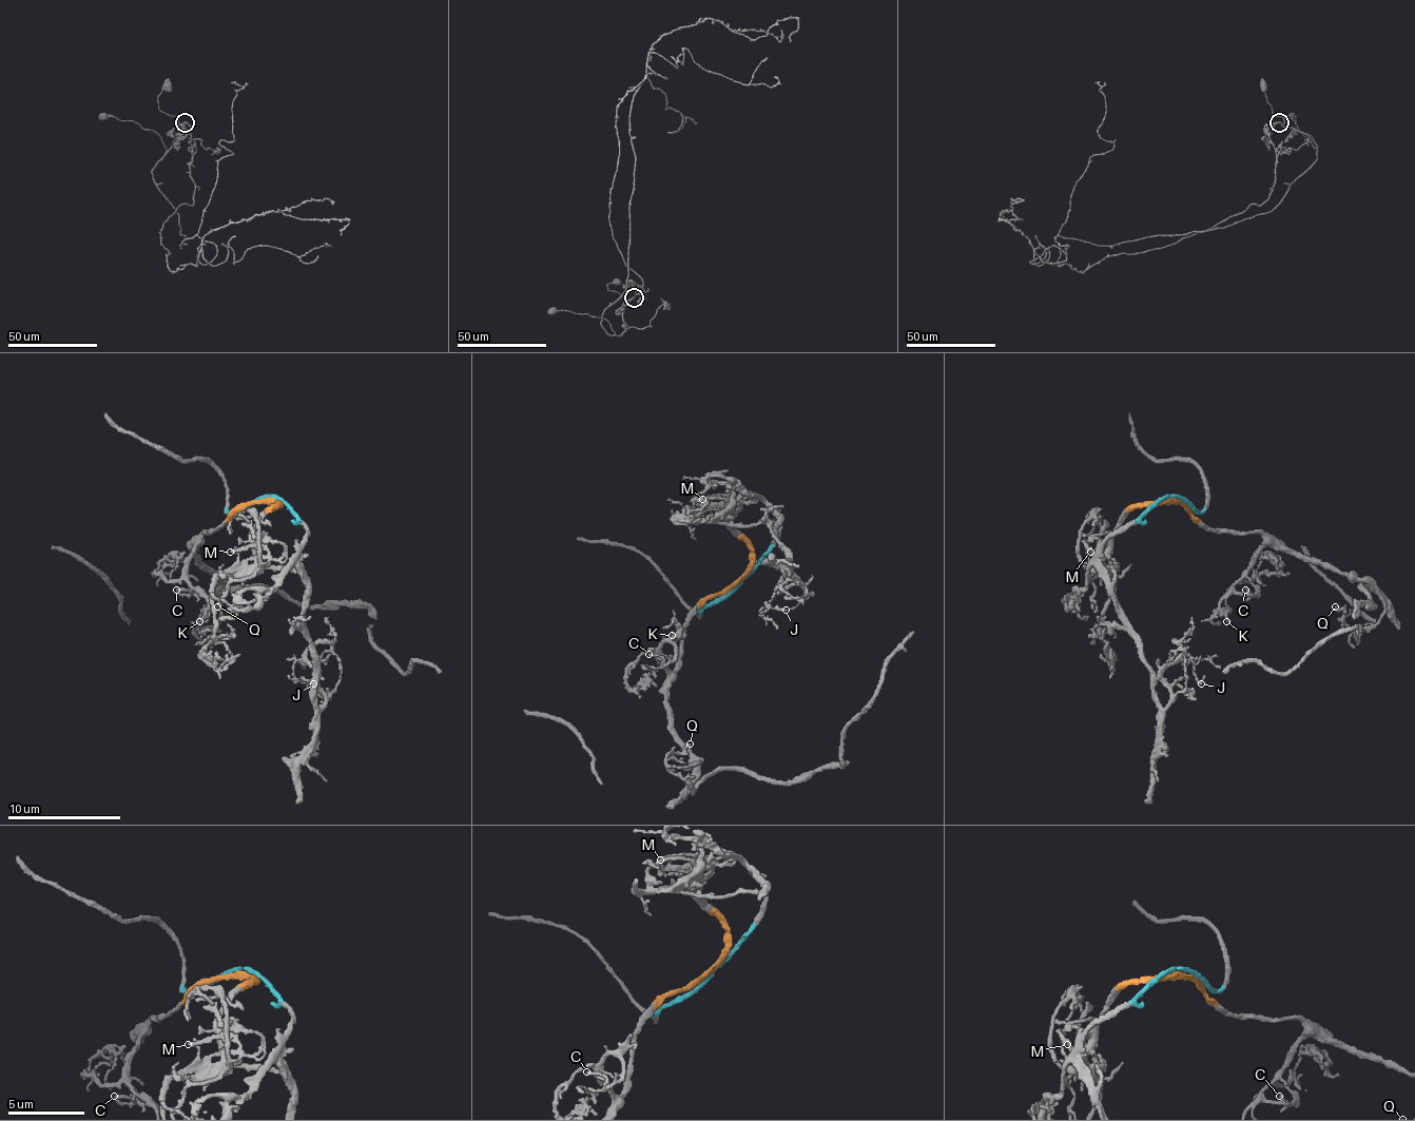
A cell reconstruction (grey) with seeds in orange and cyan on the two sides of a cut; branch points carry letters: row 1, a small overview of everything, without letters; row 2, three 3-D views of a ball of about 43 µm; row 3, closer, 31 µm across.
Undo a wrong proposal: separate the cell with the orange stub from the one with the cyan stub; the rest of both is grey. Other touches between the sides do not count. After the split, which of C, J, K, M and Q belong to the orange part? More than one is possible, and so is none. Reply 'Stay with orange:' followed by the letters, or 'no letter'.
Stay with orange: C, K, M, Q

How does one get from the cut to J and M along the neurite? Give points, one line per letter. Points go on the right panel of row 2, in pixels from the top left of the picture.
J: (1173, 497), (1122, 525), (1102, 547), (1102, 576), (1139, 655), (1161, 672), (1193, 663), (1201, 683)
M: (1173, 500), (1139, 502), (1113, 530), (1099, 530), (1090, 539), (1090, 551)

